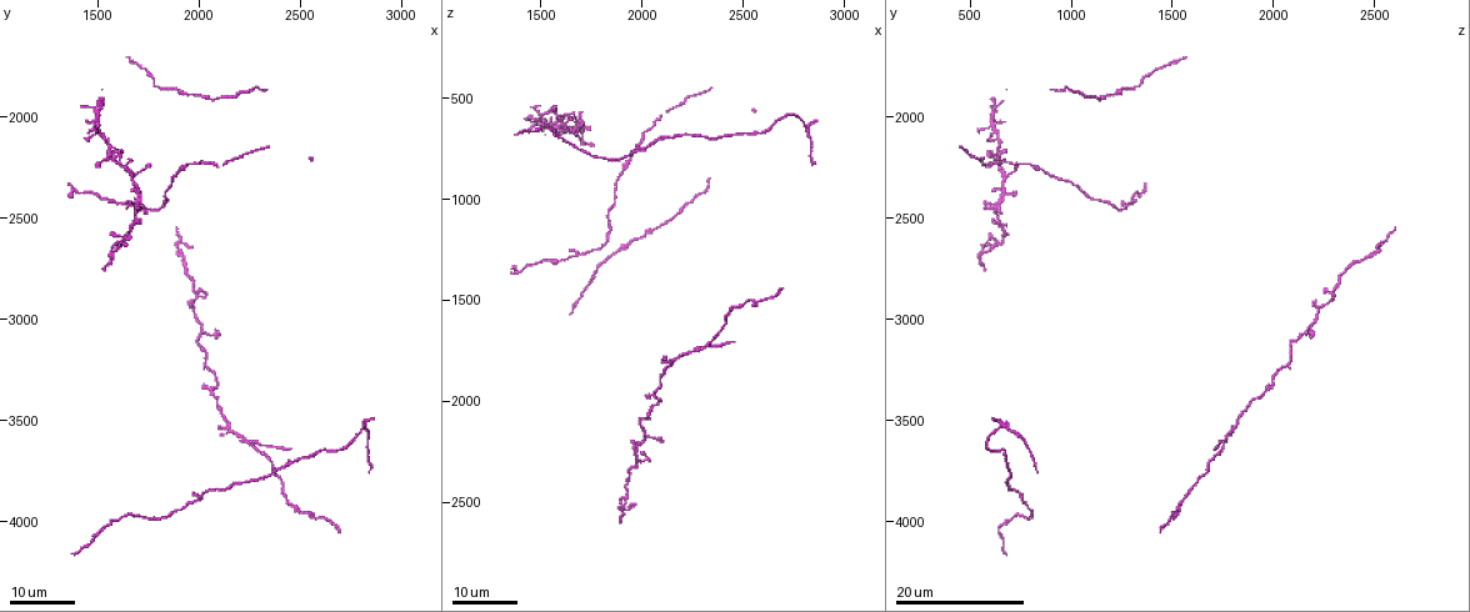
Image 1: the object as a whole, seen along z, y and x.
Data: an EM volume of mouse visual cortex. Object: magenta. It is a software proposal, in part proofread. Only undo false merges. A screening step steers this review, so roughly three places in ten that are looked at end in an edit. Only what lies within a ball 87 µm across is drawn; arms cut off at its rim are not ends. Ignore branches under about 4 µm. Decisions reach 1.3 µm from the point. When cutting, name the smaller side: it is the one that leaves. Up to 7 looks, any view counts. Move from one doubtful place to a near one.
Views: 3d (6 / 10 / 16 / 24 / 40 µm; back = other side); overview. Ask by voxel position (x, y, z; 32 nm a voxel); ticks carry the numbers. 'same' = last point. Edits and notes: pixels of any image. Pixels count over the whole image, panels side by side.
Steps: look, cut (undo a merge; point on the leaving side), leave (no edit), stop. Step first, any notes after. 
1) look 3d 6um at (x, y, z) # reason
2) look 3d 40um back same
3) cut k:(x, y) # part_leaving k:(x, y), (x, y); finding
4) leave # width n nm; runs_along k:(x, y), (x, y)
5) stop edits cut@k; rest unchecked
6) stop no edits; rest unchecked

look 3d 16um at (1660, 2550, 660) # thin arm on a thick one

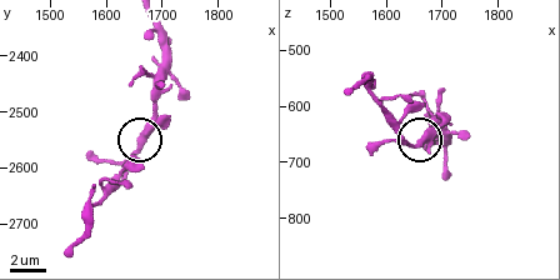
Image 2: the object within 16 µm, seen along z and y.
look 3d 6um at (1665, 2555, 665)

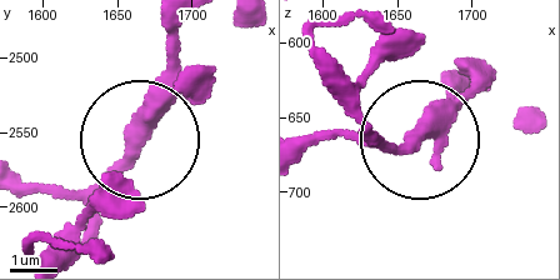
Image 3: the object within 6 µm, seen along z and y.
leave # arms 3; one neuron here

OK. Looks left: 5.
look 3d 16um at (1660, 2300, 670) # side arm on a straight run

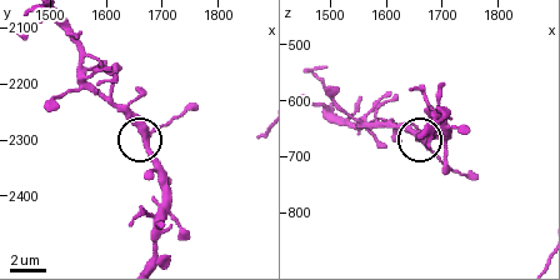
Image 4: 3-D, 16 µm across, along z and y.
look 3d 10um at (1665, 2300, 670)

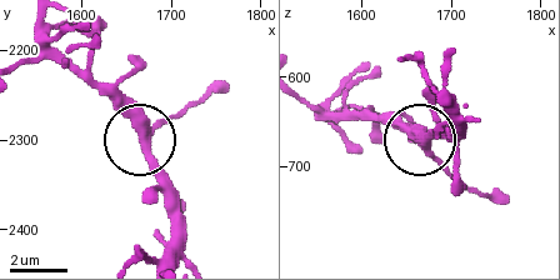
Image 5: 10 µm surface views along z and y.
leave # arms 3; all the same neuron

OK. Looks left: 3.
look 3d 24um at (1550, 2200, 650) # four or more arms meet

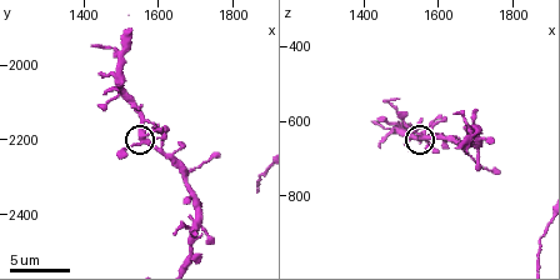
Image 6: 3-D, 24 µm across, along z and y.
look 3d 6um at (1560, 2200, 640)

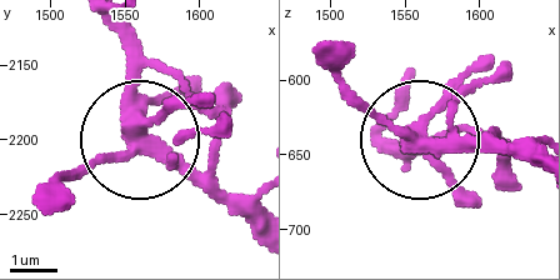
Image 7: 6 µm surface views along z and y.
leave # one neuron here

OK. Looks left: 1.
stop no edits; rest unchecked

